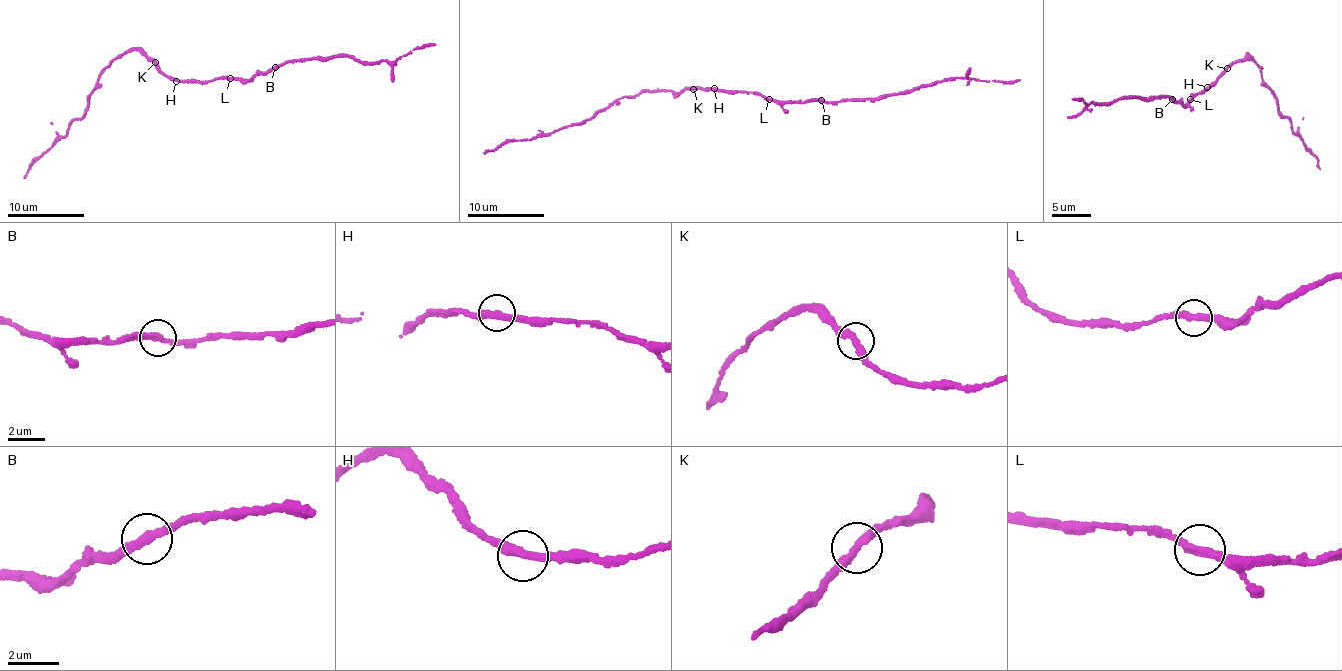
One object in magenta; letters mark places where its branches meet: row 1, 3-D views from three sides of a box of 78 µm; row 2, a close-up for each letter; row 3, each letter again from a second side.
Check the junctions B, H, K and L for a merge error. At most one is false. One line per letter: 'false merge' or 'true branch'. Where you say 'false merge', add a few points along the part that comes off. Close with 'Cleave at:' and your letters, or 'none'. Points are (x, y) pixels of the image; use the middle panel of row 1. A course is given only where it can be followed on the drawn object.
B: true branch
H: true branch
K: true branch
L: true branch
Cleave at: none

